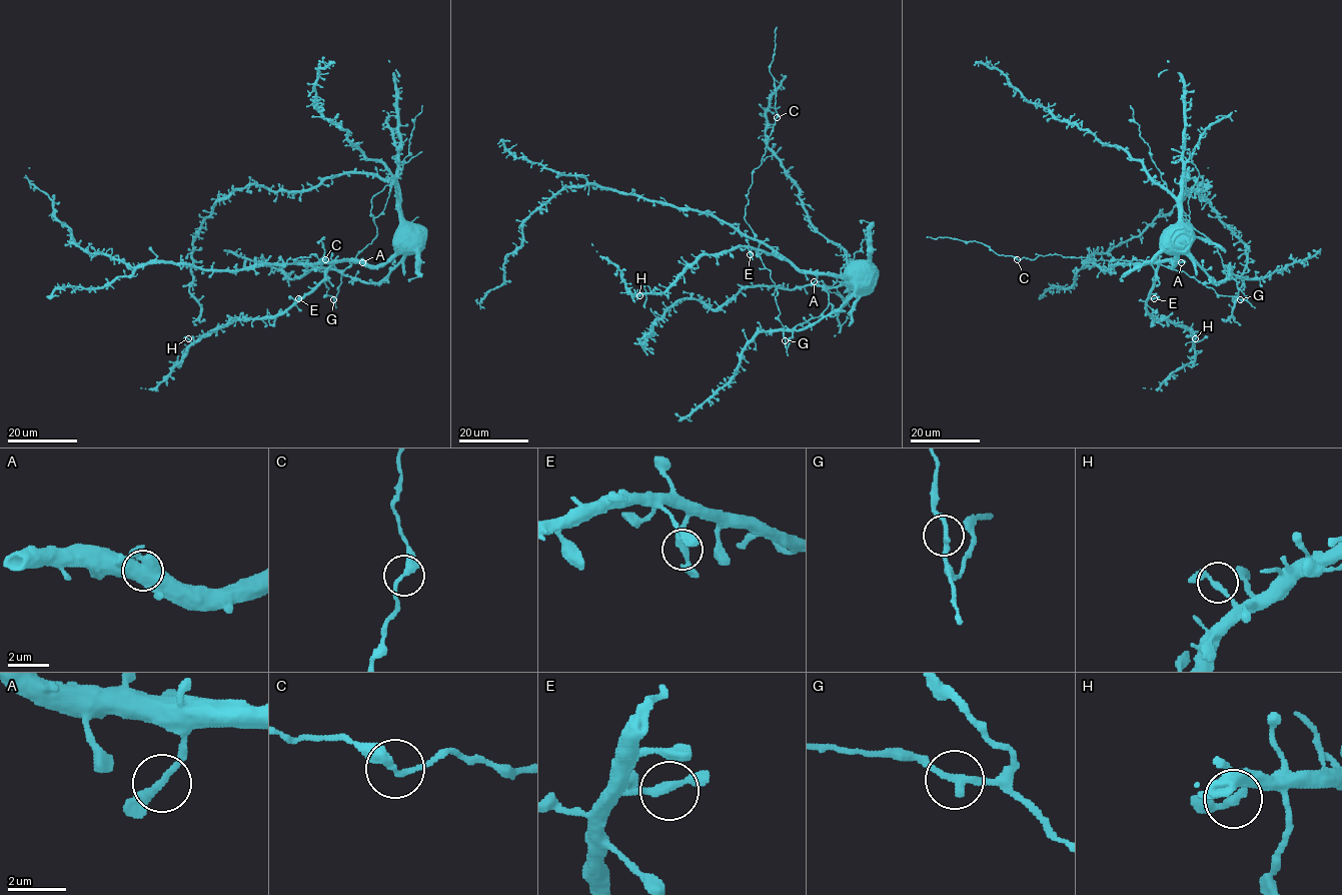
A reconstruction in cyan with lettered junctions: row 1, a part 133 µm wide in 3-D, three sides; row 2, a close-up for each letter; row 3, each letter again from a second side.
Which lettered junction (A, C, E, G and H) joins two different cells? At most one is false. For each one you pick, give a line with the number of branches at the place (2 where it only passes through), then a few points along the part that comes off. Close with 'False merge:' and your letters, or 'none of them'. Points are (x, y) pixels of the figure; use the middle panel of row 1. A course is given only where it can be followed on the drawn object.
False merge: none of them

